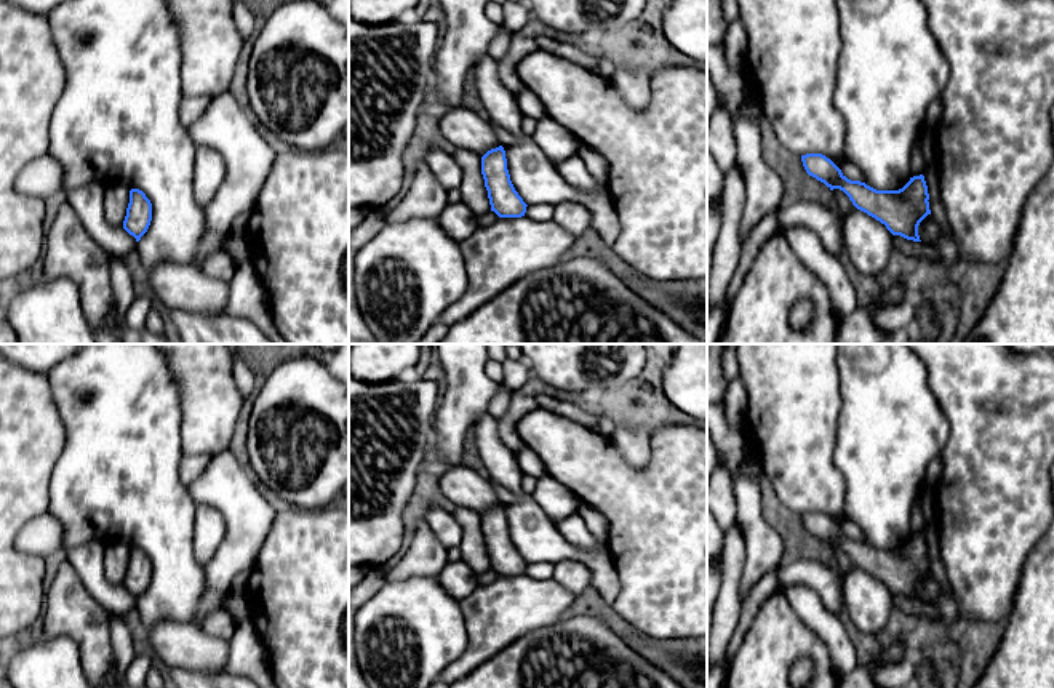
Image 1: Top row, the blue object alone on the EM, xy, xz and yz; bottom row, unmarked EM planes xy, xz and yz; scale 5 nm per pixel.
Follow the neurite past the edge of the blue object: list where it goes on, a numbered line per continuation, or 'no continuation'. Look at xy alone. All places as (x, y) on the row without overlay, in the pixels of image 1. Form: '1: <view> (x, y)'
no continuation

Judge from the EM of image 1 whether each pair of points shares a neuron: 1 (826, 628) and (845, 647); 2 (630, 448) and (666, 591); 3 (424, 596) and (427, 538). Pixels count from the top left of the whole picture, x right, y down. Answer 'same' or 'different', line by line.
1: same
2: different
3: different

